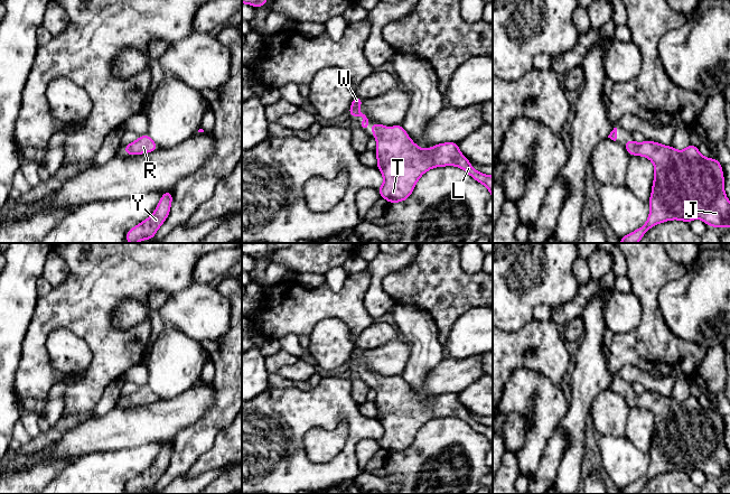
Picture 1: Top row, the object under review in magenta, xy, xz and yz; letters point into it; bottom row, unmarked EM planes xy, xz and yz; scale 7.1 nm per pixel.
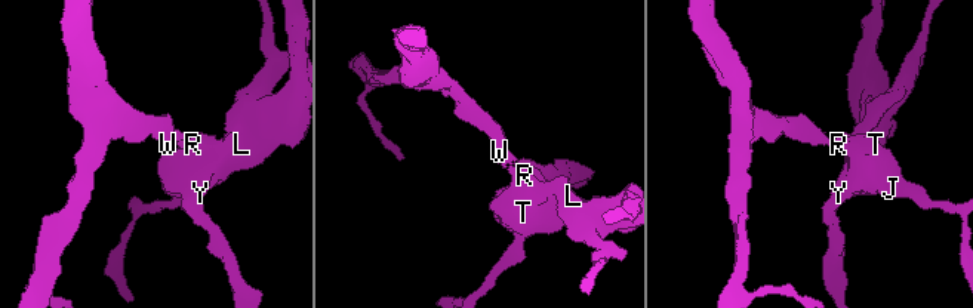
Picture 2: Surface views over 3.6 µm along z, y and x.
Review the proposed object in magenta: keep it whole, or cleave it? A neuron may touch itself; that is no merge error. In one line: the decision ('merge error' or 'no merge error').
no merge error

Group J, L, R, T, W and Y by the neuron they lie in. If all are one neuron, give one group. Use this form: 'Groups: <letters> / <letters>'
Groups: J L R T W Y

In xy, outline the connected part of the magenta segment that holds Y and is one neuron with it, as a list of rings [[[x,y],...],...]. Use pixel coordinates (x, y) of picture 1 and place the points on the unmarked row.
[[[172,441],[165,442],[160,449],[159,455],[151,467],[146,469],[140,475],[130,479],[125,485],[125,491],[129,494],[137,494],[143,491],[152,491],[156,483],[163,475],[170,464],[170,457],[172,454]]]

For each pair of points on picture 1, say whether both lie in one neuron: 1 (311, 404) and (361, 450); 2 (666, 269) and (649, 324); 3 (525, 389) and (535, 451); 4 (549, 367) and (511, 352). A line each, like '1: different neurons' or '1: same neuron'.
1: different neurons
2: same neuron
3: same neuron
4: same neuron

